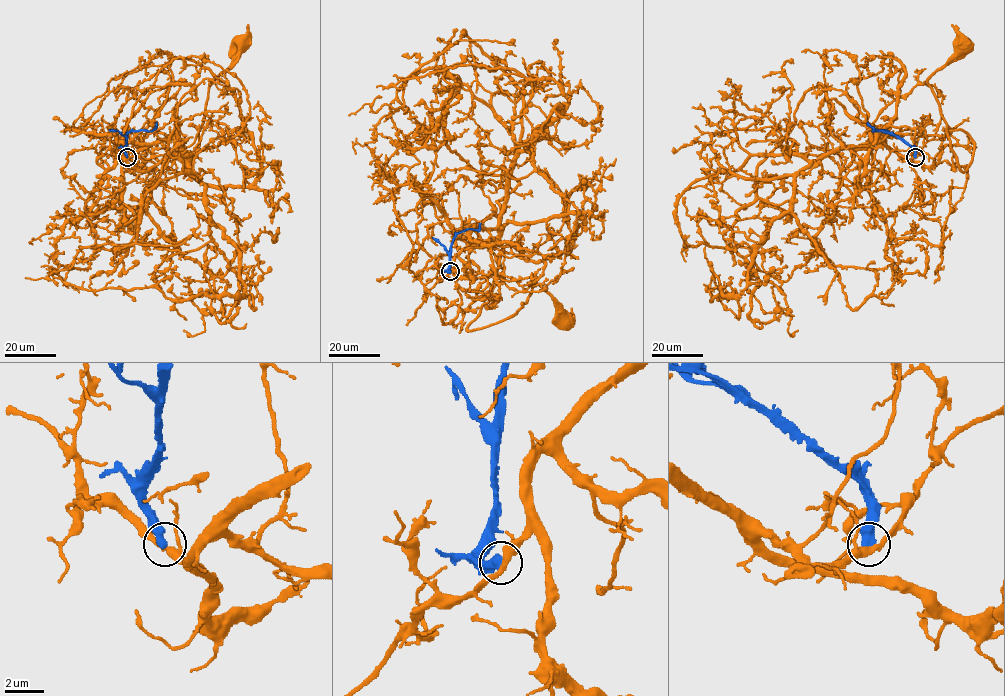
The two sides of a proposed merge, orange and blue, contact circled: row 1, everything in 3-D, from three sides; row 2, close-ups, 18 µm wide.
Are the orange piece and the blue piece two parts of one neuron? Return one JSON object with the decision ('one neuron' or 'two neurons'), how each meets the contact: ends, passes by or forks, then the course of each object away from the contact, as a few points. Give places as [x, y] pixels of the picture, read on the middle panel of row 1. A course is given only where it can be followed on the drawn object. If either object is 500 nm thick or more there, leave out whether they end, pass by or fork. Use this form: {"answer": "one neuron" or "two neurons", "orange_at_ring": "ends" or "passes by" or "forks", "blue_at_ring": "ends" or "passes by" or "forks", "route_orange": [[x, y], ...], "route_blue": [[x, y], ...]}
{"answer": "two neurons", "route_orange": [[450, 272], [472, 243], [497, 239], [501, 256], [489, 300], [467, 330], [508, 318], [535, 284], [566, 319]], "route_blue": [[450, 271], [448, 270], [453, 238], [466, 230], [477, 230], [480, 224]]}

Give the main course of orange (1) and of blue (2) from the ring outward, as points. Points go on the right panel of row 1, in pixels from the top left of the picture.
1: (915, 157), (902, 159), (883, 139), (963, 130), (972, 160), (959, 167), (927, 83), (962, 43)
2: (915, 157), (913, 148), (893, 134), (872, 131), (867, 122)

